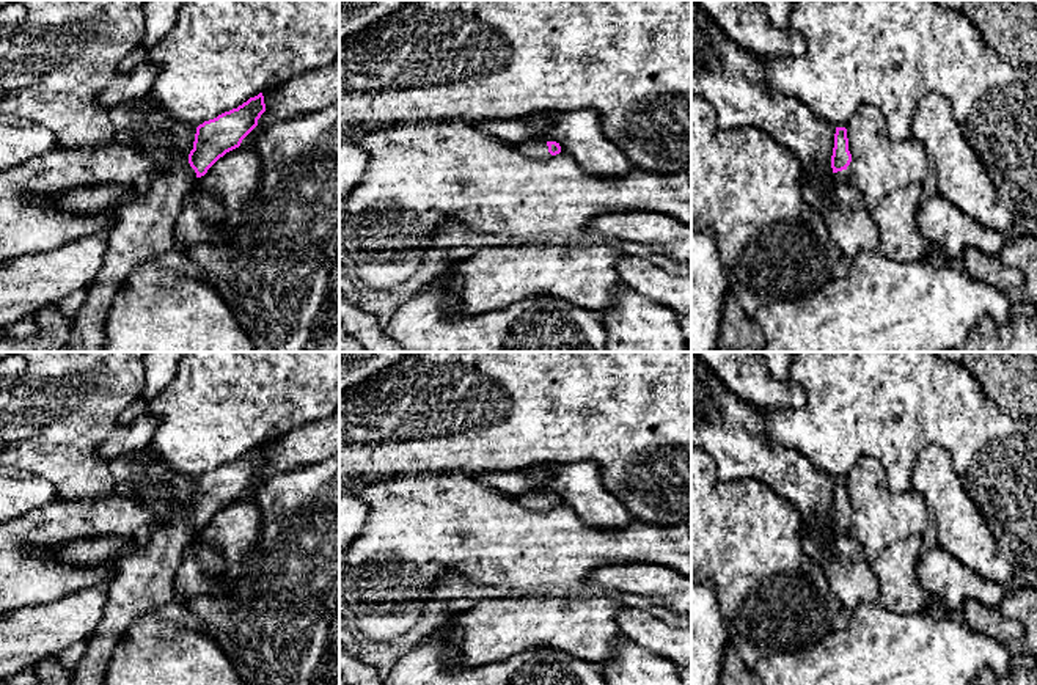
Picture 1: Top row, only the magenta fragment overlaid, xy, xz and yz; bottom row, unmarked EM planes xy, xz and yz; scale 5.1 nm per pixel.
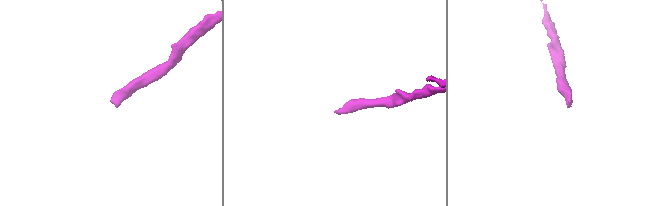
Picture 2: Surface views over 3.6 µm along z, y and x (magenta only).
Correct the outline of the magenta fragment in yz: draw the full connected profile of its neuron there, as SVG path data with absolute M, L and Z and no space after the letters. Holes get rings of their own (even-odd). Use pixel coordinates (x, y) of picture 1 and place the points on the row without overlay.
M836 479L834 485L834 500L831 507L831 520L834 525L834 531L837 534L847 534L848 533L848 522L847 518L852 514L852 506L848 503L848 490L847 490L847 481L845 479Z

